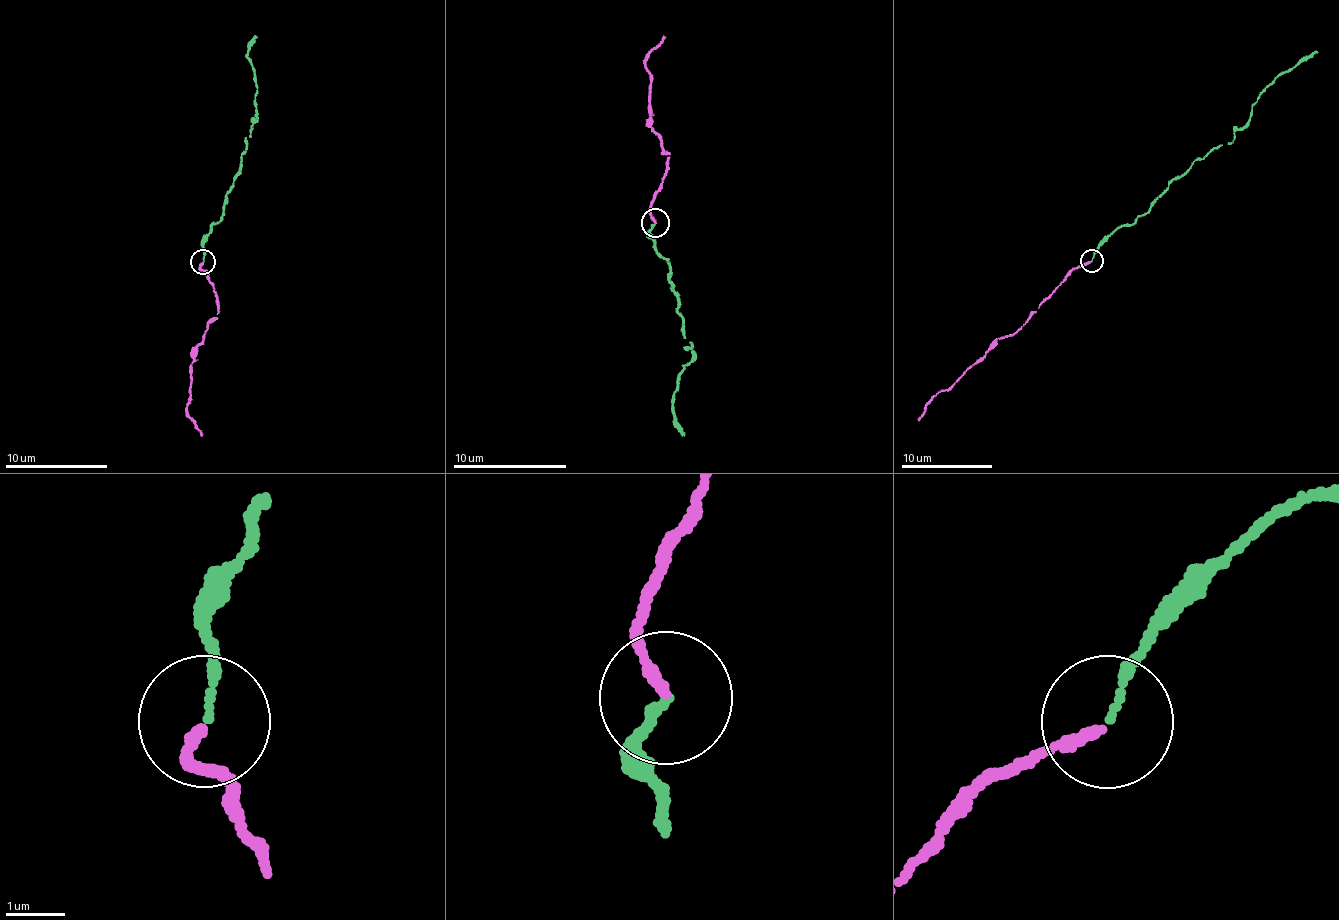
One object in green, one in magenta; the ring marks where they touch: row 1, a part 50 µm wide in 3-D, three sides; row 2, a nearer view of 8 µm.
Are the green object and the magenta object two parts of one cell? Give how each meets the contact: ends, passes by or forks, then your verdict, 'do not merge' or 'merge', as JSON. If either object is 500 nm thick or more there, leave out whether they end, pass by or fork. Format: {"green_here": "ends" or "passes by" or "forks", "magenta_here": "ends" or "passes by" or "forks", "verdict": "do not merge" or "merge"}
{"green_here": "ends", "magenta_here": "ends", "verdict": "merge"}

